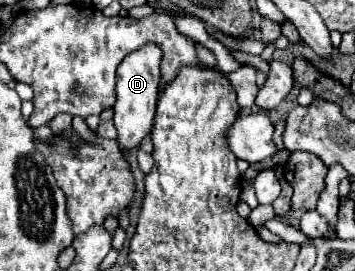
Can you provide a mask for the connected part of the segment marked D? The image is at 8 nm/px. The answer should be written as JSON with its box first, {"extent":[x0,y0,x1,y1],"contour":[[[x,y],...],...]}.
{"extent":[113,43,161,155],"contour":[[[153,43],[129,53],[117,69],[117,101],[113,107],[113,123],[117,129],[117,145],[127,155],[141,145],[143,137],[151,133],[157,95],[159,95],[159,59],[161,51]]]}

